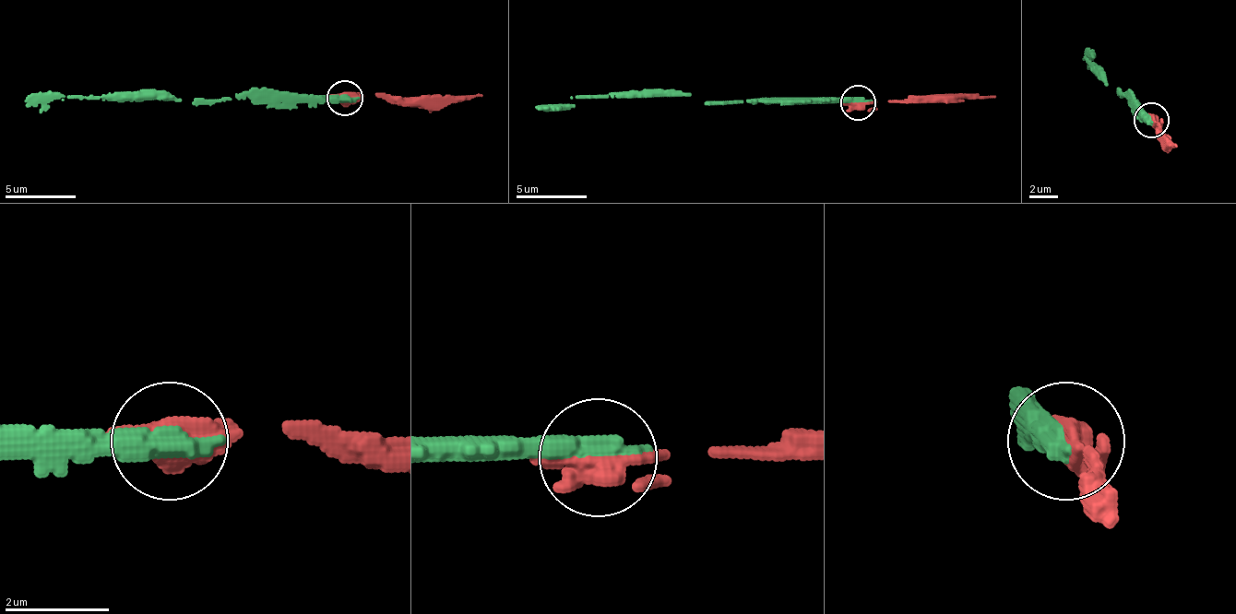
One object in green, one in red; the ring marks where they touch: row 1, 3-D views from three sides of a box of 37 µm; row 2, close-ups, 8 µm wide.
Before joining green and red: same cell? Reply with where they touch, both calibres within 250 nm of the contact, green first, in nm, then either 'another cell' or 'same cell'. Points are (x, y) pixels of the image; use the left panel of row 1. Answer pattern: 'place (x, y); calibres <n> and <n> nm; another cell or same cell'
place (344, 98); calibres 550 and 750 nm; same cell

